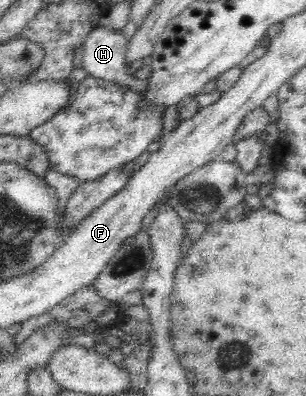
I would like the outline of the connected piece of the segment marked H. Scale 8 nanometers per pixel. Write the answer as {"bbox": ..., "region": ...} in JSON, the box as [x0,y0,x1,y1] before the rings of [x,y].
{"bbox":[82,24,146,92],"region":[[[98,24],[91,29],[83,43],[82,67],[88,71],[88,75],[131,88],[136,92],[143,91],[146,85],[145,79],[135,78],[126,67],[125,54],[128,43],[129,40],[124,36],[121,29]]]}

